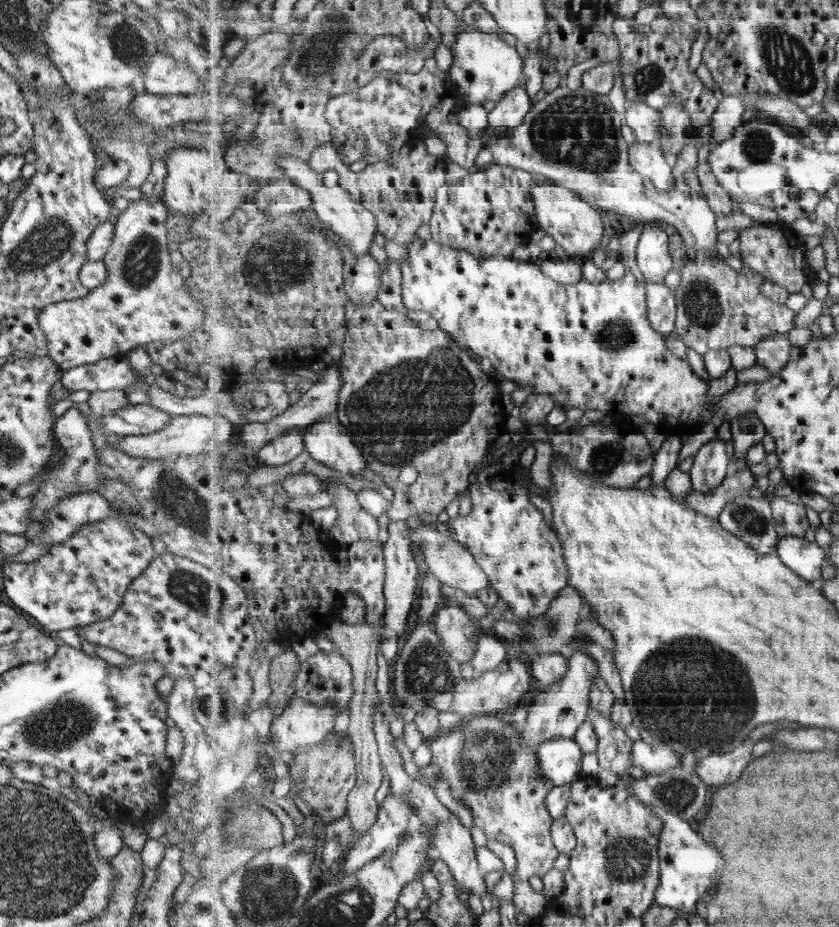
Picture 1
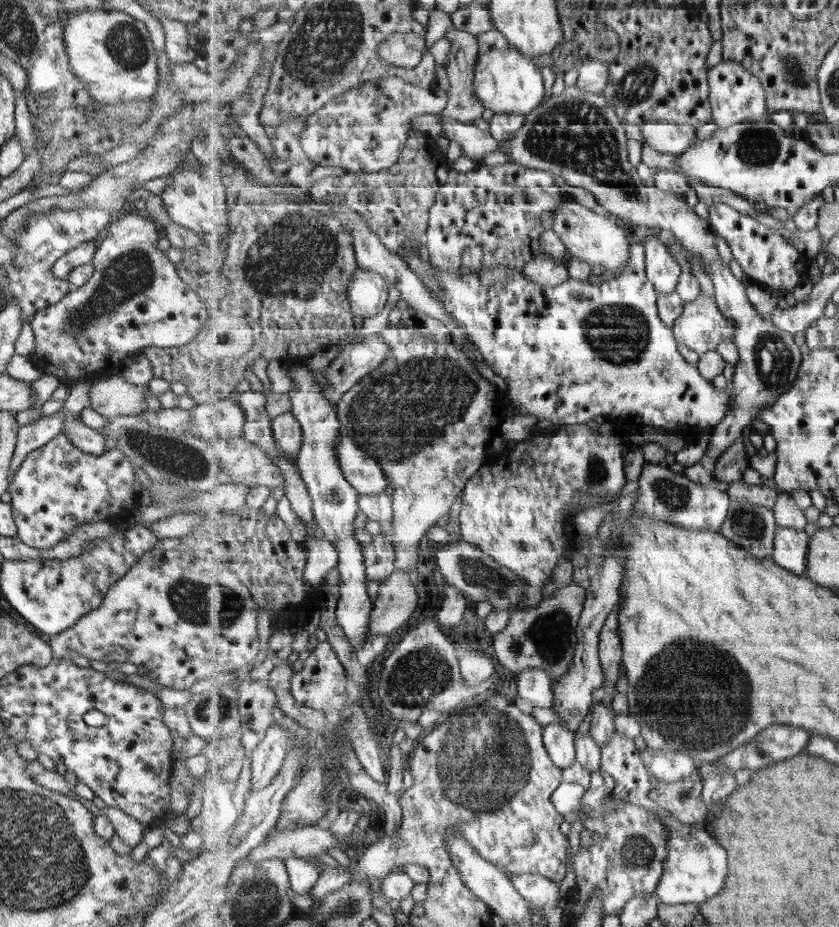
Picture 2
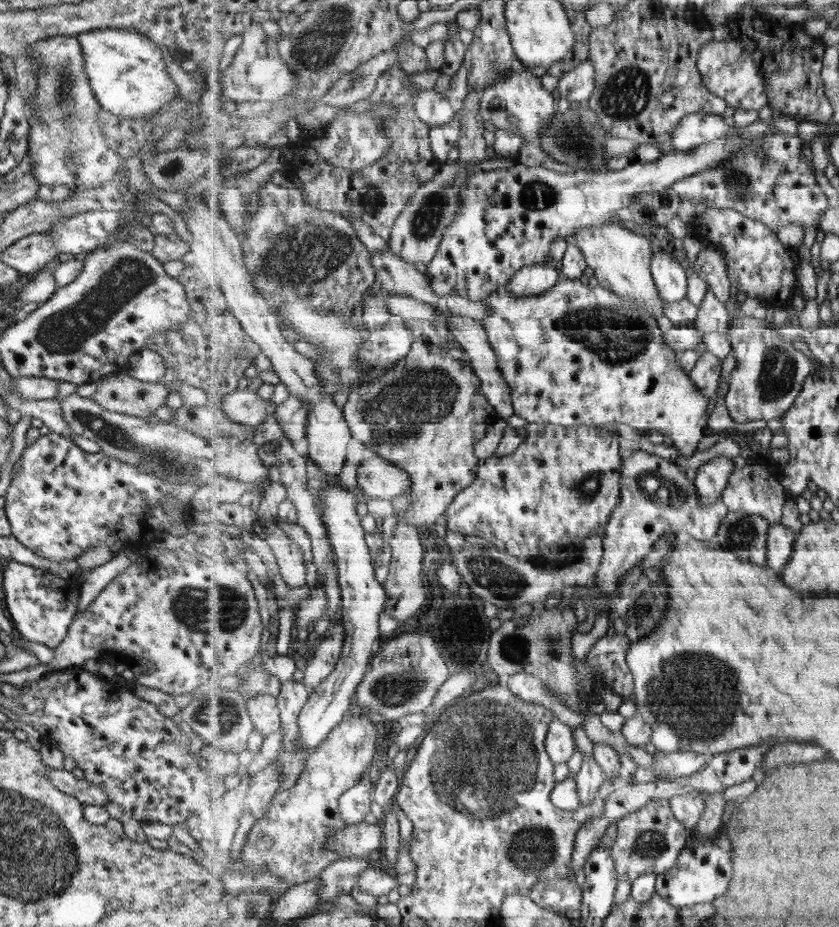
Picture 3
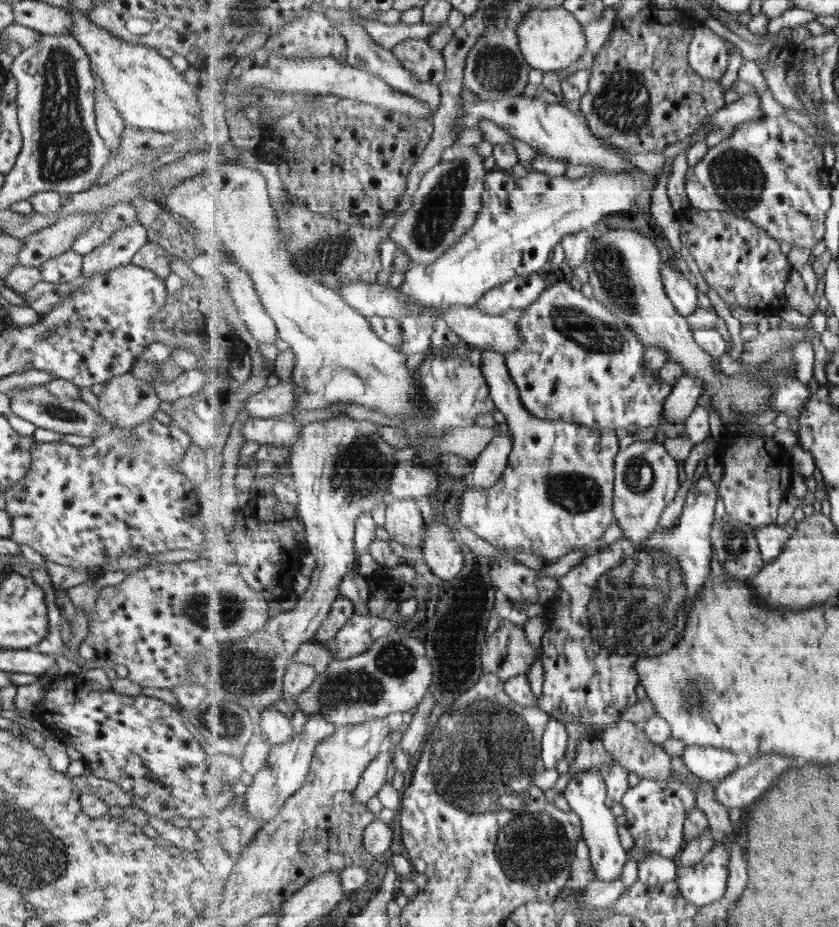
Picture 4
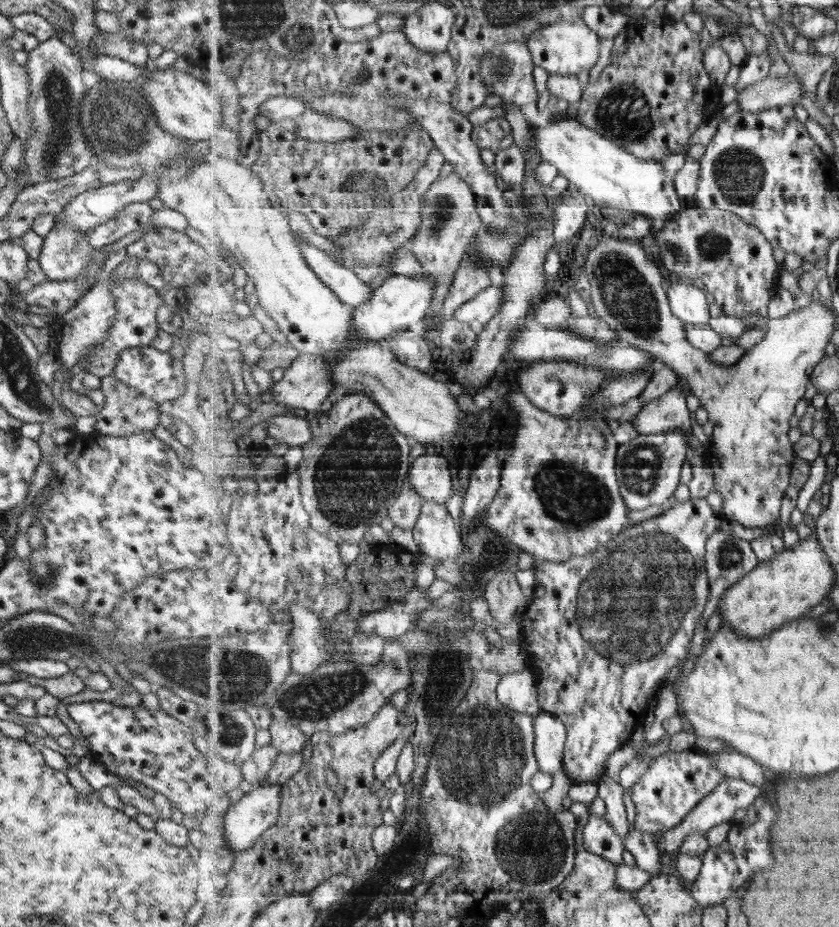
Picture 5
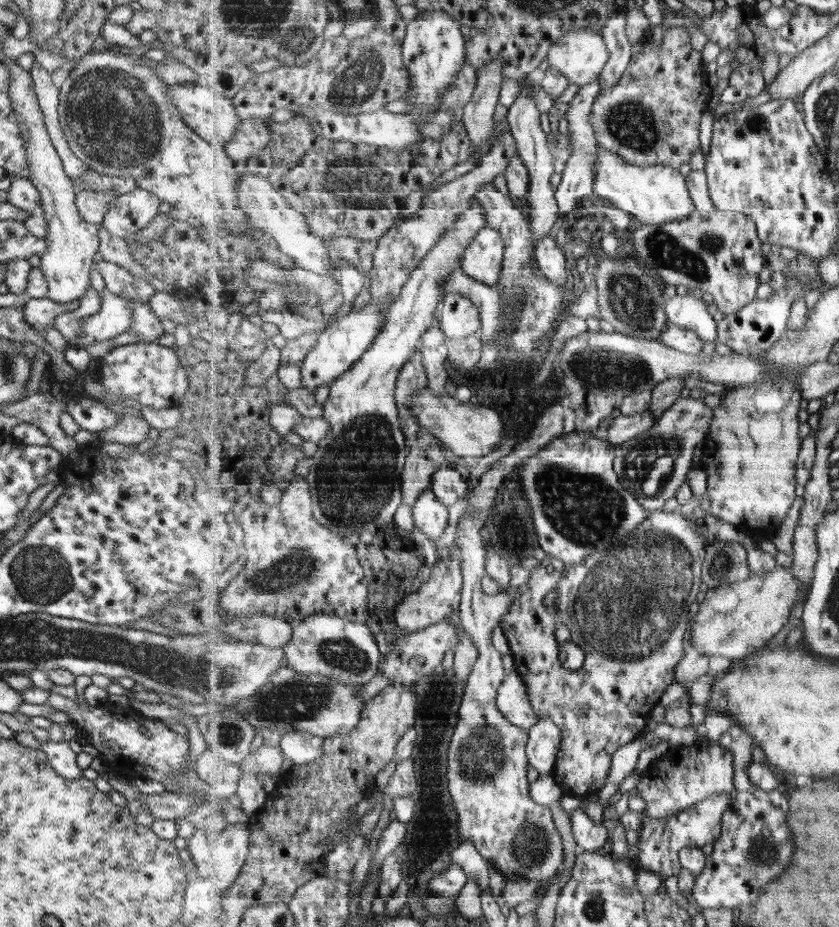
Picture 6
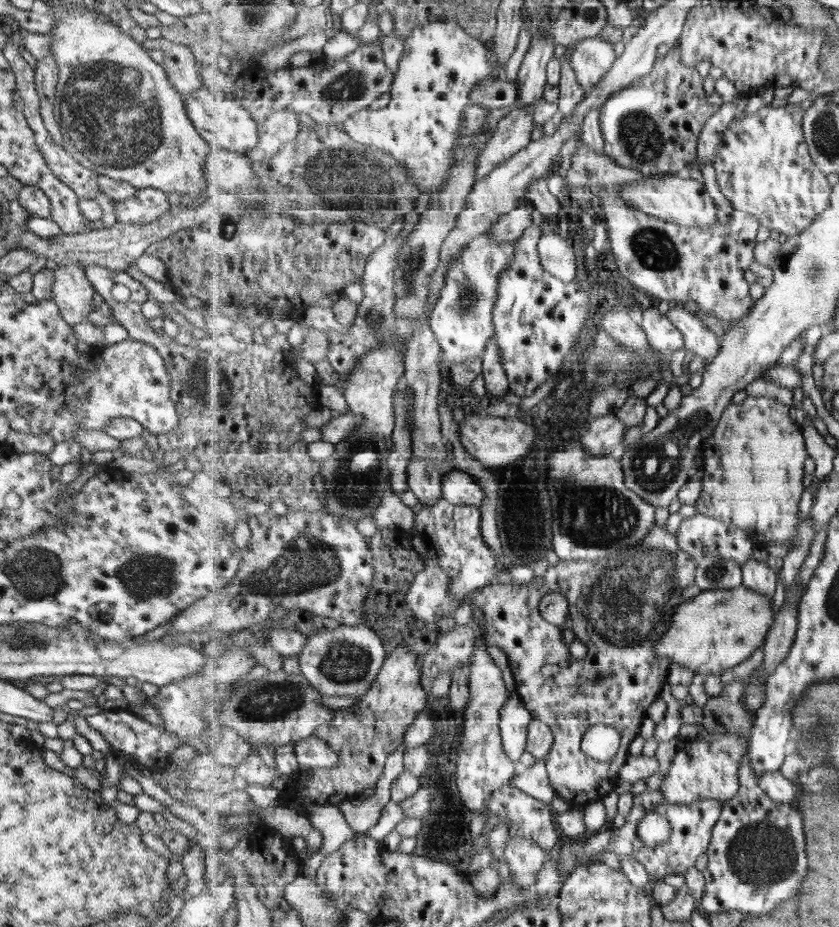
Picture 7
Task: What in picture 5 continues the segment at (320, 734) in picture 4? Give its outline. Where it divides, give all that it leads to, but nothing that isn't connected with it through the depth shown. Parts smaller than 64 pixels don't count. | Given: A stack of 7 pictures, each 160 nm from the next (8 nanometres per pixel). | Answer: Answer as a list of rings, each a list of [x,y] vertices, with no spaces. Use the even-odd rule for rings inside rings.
[[[265,783],[257,785],[251,792],[240,796],[229,808],[224,821],[223,835],[229,851],[233,851],[234,856],[251,848],[268,828],[276,824],[280,815],[280,804],[283,802],[281,786],[279,783],[271,786]]]

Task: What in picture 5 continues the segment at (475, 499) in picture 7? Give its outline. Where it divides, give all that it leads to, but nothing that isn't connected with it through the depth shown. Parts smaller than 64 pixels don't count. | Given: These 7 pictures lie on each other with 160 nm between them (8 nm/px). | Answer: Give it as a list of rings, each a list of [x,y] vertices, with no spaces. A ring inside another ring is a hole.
[[[422,455],[413,464],[407,482],[423,496],[423,500],[443,505],[453,494],[453,476],[445,456]]]

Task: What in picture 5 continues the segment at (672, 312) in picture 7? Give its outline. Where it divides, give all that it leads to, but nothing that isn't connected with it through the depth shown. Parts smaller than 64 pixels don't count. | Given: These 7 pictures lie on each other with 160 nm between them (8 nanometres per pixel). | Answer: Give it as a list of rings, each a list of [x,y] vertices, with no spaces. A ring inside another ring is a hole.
[[[667,278],[669,283],[666,290],[673,315],[686,325],[703,325],[711,321],[710,305],[705,289],[680,284],[677,278]]]

